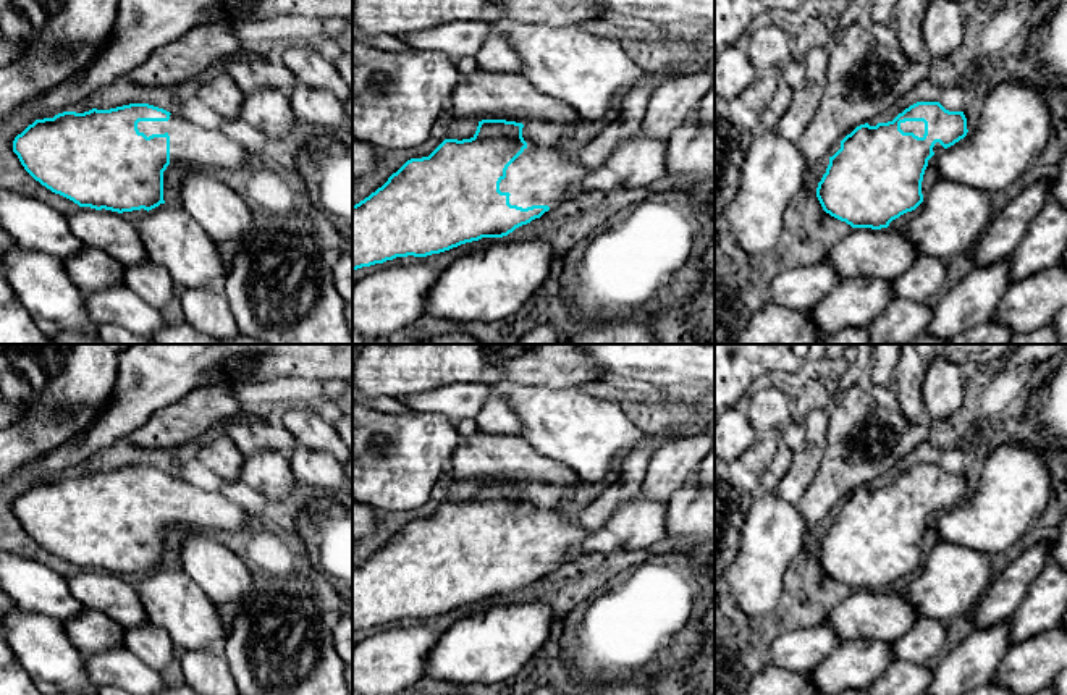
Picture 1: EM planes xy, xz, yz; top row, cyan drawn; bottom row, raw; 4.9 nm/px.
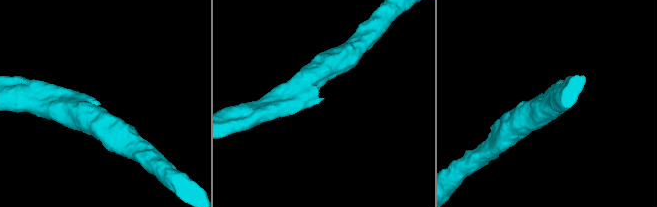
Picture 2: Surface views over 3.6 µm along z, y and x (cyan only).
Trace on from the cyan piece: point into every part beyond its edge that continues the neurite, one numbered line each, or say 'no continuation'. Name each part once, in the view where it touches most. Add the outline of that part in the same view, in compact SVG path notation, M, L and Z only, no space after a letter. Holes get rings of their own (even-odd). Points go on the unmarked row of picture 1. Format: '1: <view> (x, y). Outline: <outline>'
1: xy (207, 511). Outline: M179 475L168 483L139 483L139 495L170 498L170 525L199 533L249 533L255 529L254 517L242 504L230 499L221 490L199 488Z

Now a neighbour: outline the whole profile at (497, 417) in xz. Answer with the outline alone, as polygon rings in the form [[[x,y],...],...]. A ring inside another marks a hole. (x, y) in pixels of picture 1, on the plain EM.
[[[493,388],[483,409],[477,414],[475,422],[482,433],[522,436],[519,417],[506,404],[501,388]]]

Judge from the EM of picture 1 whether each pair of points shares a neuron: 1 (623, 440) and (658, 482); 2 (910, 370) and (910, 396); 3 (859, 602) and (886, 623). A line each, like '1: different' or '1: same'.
1: different
2: same
3: same

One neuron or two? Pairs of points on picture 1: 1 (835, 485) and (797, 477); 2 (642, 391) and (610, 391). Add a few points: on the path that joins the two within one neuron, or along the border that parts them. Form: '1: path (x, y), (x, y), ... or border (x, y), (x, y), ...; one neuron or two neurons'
1: border (826, 445), (810, 485), (796, 503); two neurons
2: path (634, 391), (618, 391); one neuron

